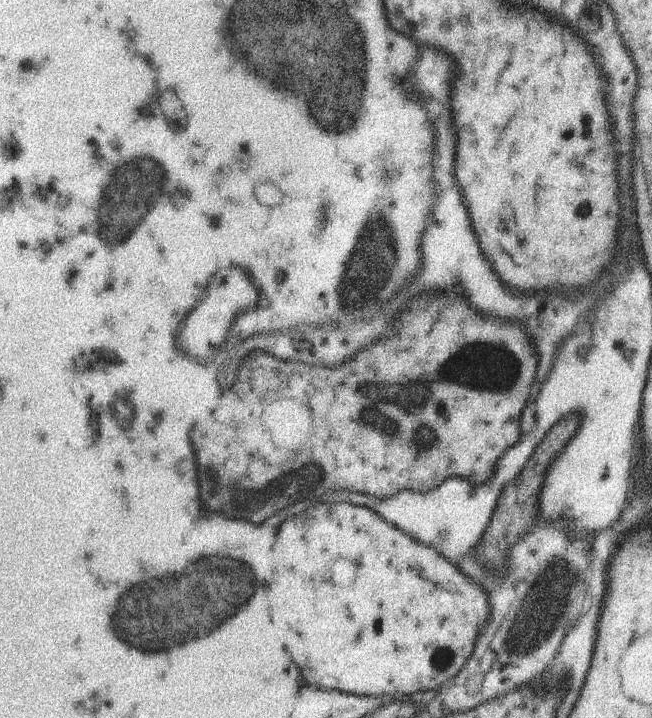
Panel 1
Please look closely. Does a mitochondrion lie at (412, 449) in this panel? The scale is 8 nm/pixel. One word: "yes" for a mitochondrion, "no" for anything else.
yes

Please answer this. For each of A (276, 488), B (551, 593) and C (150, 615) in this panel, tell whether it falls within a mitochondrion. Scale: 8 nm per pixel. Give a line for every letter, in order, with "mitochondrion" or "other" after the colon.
A: mitochondrion
B: mitochondrion
C: mitochondrion

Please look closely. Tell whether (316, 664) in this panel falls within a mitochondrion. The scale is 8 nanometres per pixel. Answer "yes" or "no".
no

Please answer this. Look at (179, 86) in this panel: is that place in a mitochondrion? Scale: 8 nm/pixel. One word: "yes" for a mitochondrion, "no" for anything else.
no

